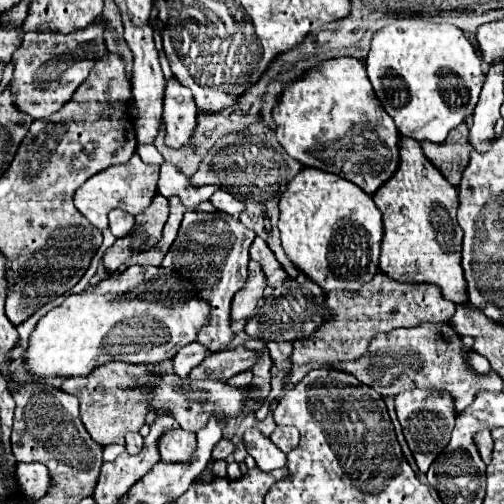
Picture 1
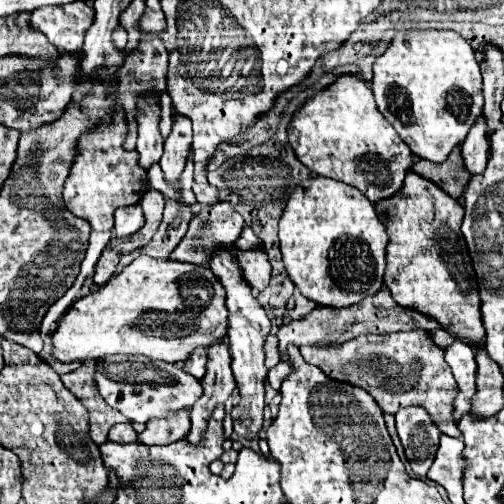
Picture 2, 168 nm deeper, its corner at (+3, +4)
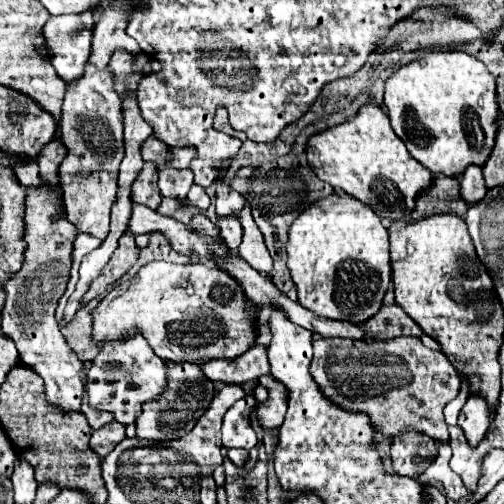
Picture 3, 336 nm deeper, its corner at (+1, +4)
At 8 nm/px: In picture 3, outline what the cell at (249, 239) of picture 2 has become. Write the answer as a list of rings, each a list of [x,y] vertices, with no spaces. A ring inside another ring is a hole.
[[[232,216],[230,218],[218,218],[216,228],[218,228],[222,240],[226,242],[226,246],[232,252],[236,252],[240,240],[242,240],[242,226],[240,226],[240,222],[236,218],[232,218]]]

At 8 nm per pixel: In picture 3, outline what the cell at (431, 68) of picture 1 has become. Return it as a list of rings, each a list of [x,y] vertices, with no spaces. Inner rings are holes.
[[[428,50],[422,60],[400,66],[384,86],[384,108],[394,132],[402,138],[414,160],[426,166],[432,174],[458,176],[468,166],[484,166],[494,148],[494,134],[498,132],[498,100],[496,80],[486,66],[466,52],[438,52]]]

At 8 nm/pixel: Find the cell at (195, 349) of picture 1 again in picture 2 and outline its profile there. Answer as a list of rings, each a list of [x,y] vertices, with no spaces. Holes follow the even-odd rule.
[[[196,348],[196,350],[192,352],[192,356],[182,364],[182,368],[184,368],[188,374],[196,376],[198,380],[202,380],[204,372],[206,372],[206,348]]]

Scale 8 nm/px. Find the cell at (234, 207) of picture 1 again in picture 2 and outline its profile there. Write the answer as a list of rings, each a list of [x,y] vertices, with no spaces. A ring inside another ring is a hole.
[[[194,184],[194,194],[200,204],[216,204],[218,202],[218,188],[210,184]]]

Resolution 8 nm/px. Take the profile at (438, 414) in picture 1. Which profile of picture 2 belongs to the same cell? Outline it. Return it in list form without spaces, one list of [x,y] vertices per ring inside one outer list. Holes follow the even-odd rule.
[[[408,406],[396,412],[396,430],[412,470],[418,476],[424,476],[434,462],[440,440],[440,428],[432,424],[432,416],[428,416],[424,408]]]

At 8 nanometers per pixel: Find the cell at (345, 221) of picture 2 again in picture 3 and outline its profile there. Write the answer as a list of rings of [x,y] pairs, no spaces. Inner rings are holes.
[[[332,194],[308,206],[300,214],[292,228],[288,240],[288,268],[298,290],[298,302],[312,310],[314,314],[330,320],[344,320],[352,324],[364,324],[382,308],[382,298],[392,278],[390,270],[390,244],[388,230],[380,224],[380,216],[374,214],[366,204],[352,196]]]

